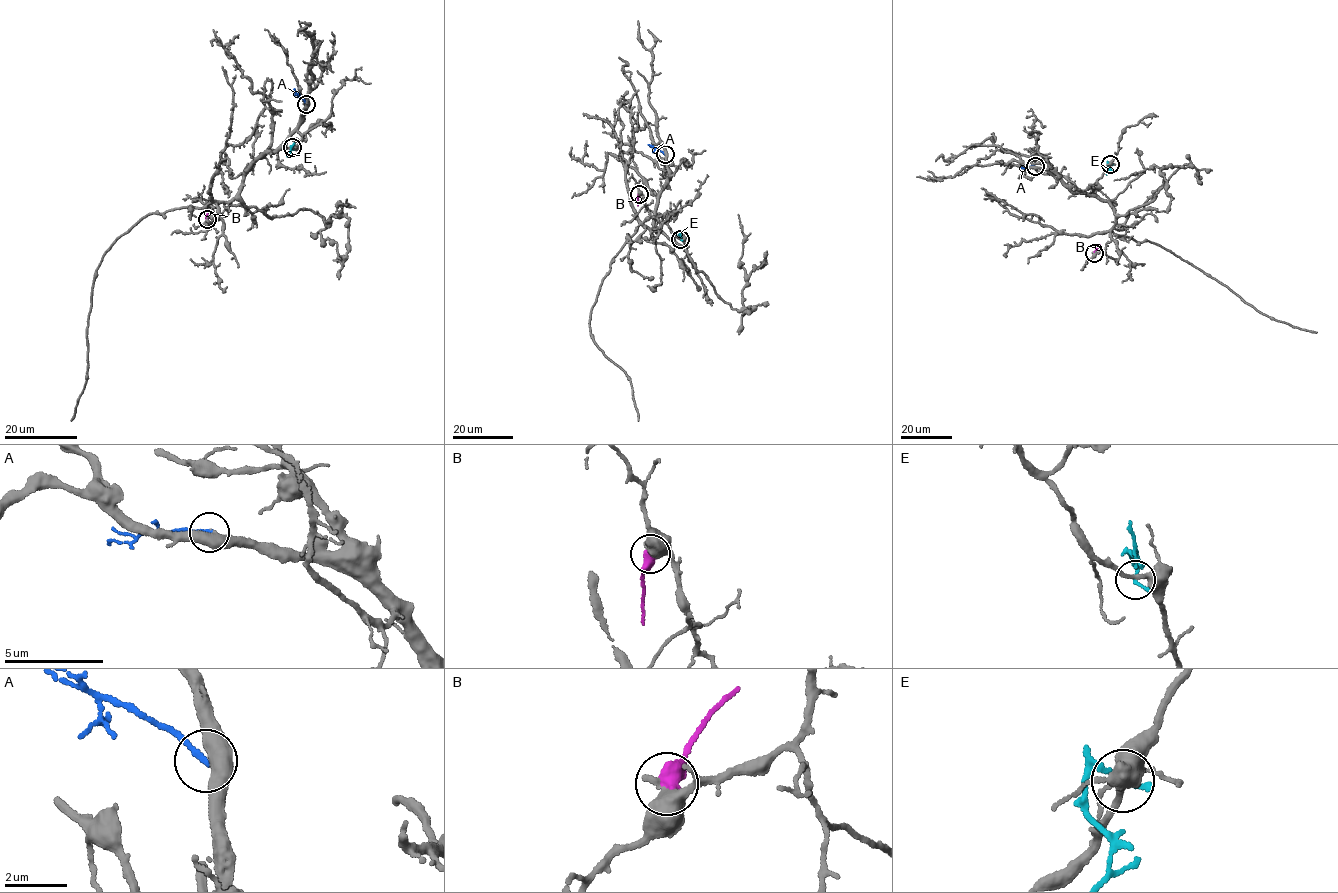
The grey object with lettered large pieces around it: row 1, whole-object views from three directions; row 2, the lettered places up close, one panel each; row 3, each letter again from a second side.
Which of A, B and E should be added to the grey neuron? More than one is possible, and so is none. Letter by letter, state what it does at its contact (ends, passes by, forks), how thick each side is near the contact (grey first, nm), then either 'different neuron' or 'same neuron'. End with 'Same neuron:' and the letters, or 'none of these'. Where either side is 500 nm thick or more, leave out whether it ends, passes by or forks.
A: it ends; calibres 320 and 180 nm; same neuron
B: calibres 400 and 550 nm; different neuron
E: it ends; calibres 260 and 200 nm; different neuron
Same neuron: A

